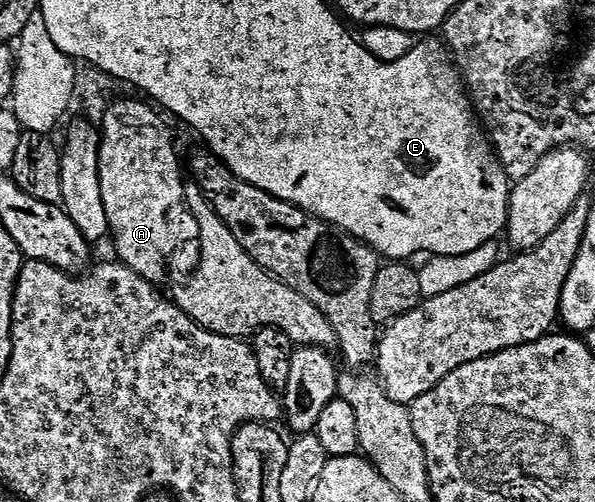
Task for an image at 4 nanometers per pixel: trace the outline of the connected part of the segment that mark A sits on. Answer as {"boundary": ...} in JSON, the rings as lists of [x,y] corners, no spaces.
{"boundary":[[[113,101],[105,113],[100,140],[101,190],[110,238],[116,241],[115,257],[146,281],[160,284],[168,270],[172,246],[188,242],[191,238],[193,241],[193,231],[184,226],[195,227],[196,218],[191,212],[186,212],[186,181],[180,171],[180,158],[176,155],[172,134],[167,124],[155,114],[157,111],[147,101],[144,102]]]}

